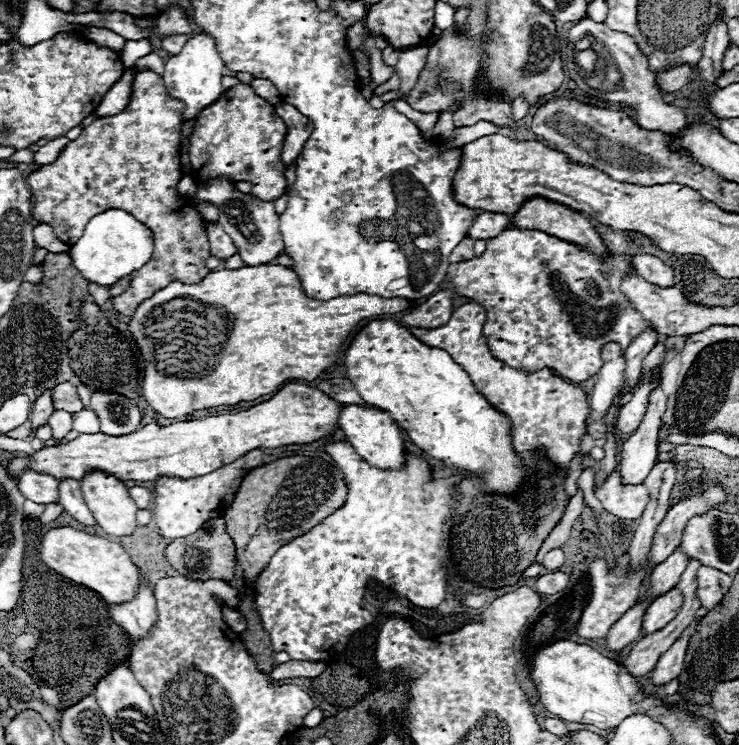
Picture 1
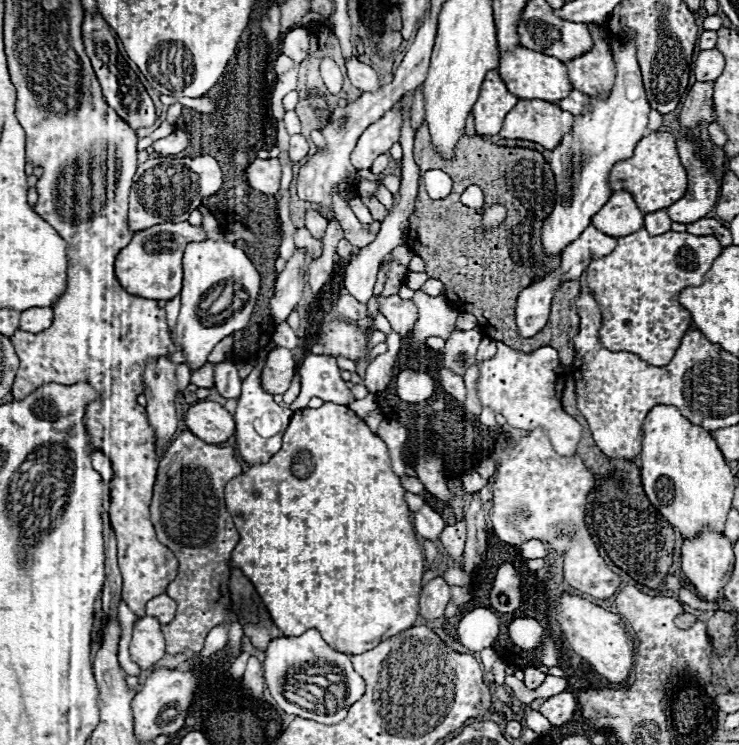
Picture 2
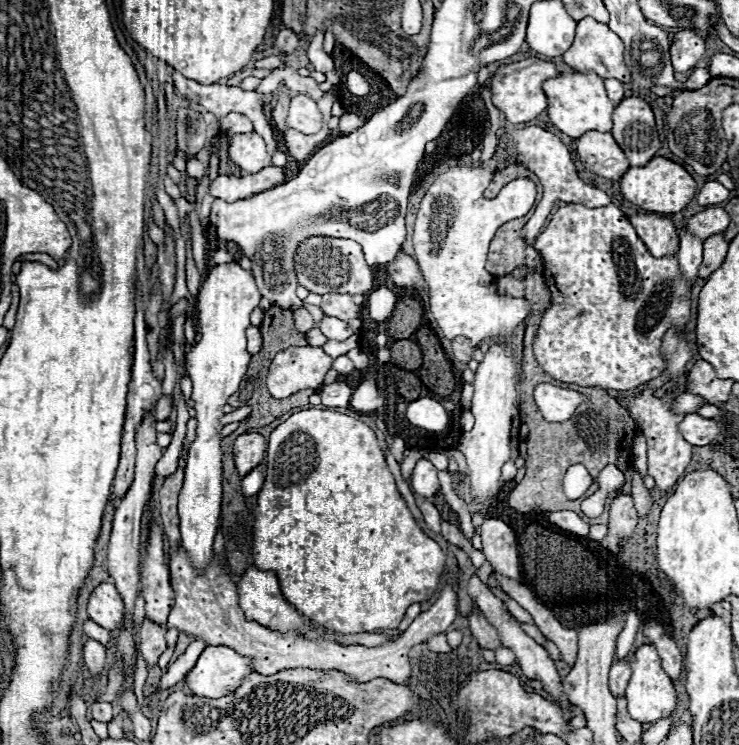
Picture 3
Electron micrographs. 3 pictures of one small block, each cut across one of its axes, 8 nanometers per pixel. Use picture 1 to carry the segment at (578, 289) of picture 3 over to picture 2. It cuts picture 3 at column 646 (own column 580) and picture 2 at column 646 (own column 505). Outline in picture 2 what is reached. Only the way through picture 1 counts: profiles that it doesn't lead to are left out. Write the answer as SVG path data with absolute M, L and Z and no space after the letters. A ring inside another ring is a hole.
M638 230L634 234L618 238L618 246L612 254L592 260L586 268L586 282L592 288L592 294L598 300L604 316L604 324L600 330L602 344L614 352L634 352L650 366L666 366L680 346L680 338L690 328L690 314L680 306L678 294L688 286L702 284L704 274L710 270L720 252L722 246L716 236L694 236L688 232L670 230L660 236L650 236L646 230Z

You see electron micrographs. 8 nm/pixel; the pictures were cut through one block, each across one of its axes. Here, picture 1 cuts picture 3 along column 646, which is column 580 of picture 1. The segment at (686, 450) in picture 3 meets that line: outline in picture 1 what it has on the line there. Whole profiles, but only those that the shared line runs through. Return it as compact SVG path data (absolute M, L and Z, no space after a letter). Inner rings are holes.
M478 302L464 304L452 312L452 318L432 330L418 330L410 328L410 332L420 338L424 344L434 348L444 348L454 362L458 362L476 388L486 396L486 400L510 416L512 420L512 442L518 452L522 450L538 450L544 448L546 456L552 464L560 466L564 472L568 472L568 466L572 458L580 450L580 440L584 434L588 434L586 418L590 414L590 404L586 400L586 394L562 380L560 376L554 376L550 368L542 368L534 374L526 374L522 370L508 368L504 362L496 360L486 344L486 338L482 336L482 326L486 322L486 310Z

